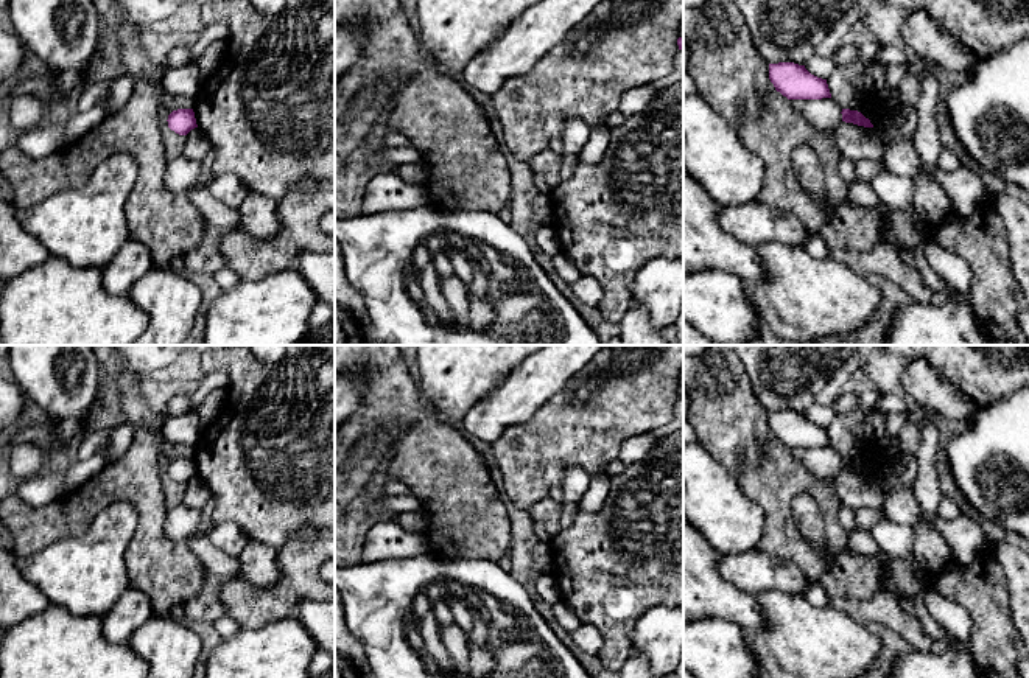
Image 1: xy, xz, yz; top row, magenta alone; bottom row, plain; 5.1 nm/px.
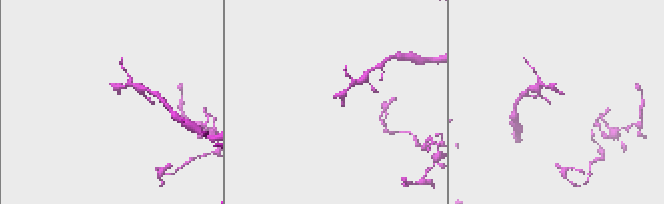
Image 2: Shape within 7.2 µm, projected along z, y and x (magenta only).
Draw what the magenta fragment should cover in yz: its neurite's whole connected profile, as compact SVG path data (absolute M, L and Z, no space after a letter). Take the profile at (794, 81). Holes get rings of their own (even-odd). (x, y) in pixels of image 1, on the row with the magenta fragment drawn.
M794 62L769 64L769 79L788 100L831 98L827 79L811 75L805 65Z

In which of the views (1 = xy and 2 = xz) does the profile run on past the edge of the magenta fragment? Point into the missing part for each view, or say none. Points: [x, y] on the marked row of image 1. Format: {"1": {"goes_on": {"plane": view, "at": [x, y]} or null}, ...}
{"1": {"goes_on": null}, "2": {"goes_on": null}}

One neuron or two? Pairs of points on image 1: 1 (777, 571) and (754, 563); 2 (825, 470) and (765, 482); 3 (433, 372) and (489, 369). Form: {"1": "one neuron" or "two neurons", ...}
{"1": "one neuron", "2": "two neurons", "3": "one neuron"}

